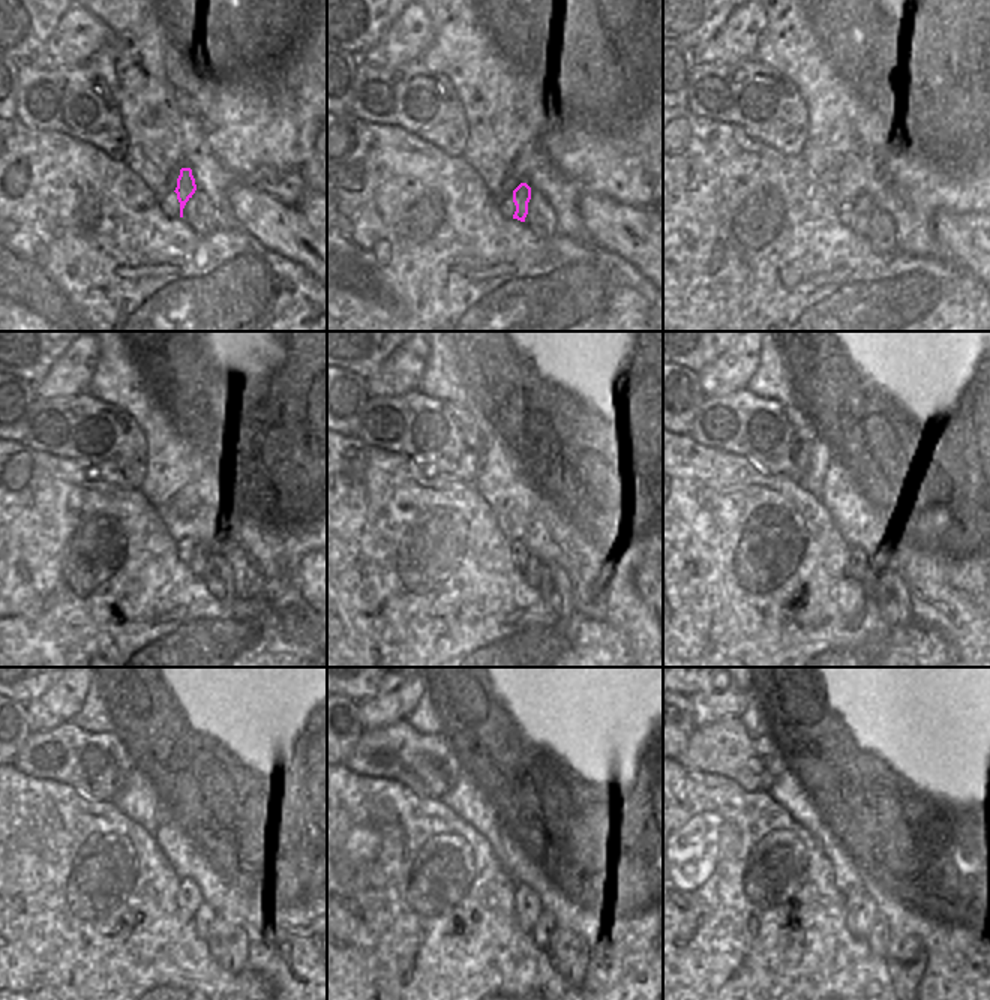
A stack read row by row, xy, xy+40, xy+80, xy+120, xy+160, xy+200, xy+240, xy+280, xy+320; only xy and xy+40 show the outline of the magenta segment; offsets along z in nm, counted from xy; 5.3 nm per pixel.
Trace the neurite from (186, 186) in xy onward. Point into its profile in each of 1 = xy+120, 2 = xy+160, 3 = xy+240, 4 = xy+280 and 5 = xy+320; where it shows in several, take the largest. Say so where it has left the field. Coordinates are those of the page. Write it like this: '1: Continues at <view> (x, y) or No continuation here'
1: Continues at xy+120 (198, 564)
2: Continues at xy+160 (534, 567)
3: Continues at xy+240 (204, 918)
4: Continues at xy+280 (545, 924)
5: Continues at xy+320 (878, 939)

